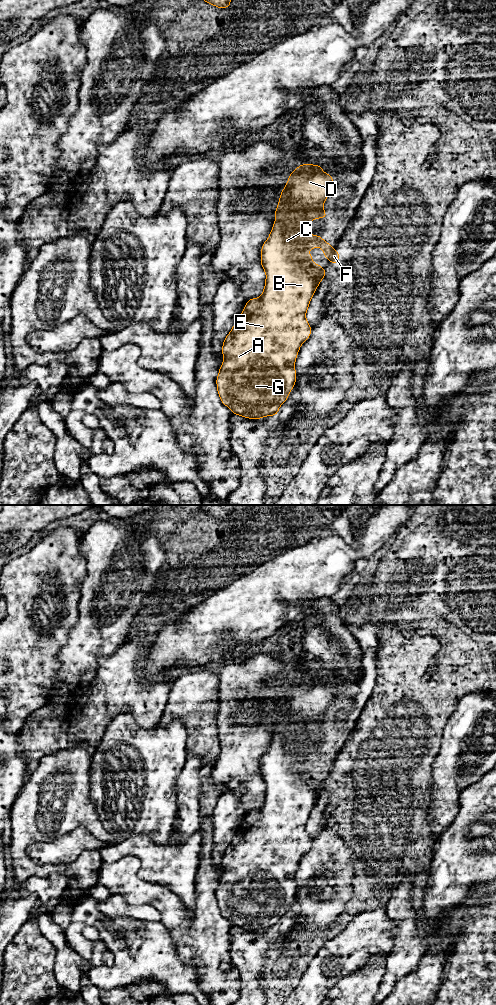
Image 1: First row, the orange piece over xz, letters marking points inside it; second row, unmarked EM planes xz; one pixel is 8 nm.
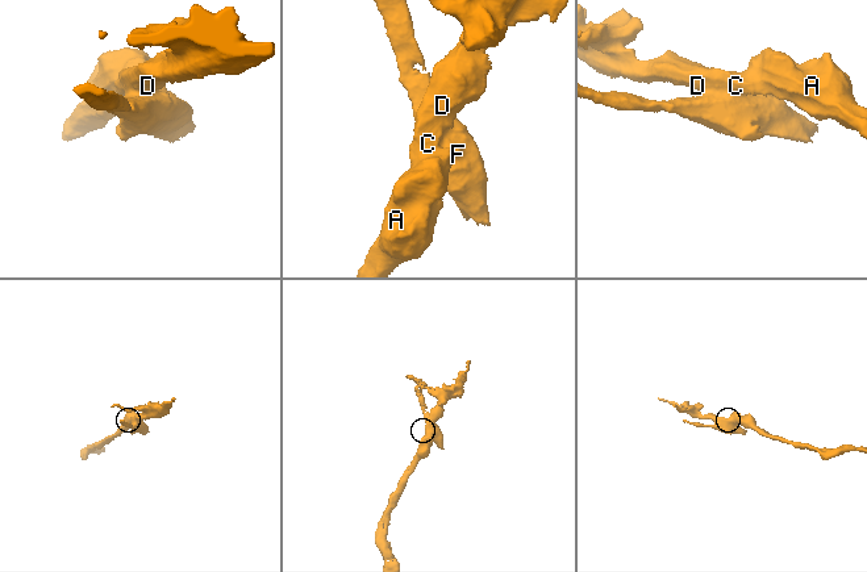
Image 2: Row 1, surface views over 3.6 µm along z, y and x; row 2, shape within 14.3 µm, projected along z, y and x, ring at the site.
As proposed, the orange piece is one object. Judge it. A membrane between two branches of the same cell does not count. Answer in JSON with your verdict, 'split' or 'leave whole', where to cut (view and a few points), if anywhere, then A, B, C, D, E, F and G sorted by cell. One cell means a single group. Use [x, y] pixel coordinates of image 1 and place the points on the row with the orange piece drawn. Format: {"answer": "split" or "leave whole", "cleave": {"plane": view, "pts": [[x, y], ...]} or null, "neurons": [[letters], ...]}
{"answer": "split", "cleave": {"plane": "xz", "pts": [[293, 214], [303, 213], [308, 218], [309, 225]]}, "neurons": [["A", "B", "C", "D", "E", "G"], ["F"]]}

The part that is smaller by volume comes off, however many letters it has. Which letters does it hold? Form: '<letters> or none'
F

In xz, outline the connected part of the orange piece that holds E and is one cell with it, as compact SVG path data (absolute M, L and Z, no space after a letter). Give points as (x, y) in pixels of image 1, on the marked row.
M301 164L290 173L283 188L275 214L275 223L268 239L261 247L261 260L266 274L263 293L259 298L247 300L229 334L225 337L221 353L224 361L216 378L217 392L223 405L233 414L257 420L267 416L276 416L280 406L285 403L296 383L295 361L301 345L309 339L312 329L306 320L306 312L315 291L328 273L321 265L312 260L311 252L302 247L301 240L310 233L308 220L292 221L296 213L303 213L310 220L328 218L324 211L324 202L335 188L331 174L322 171L322 165Z

